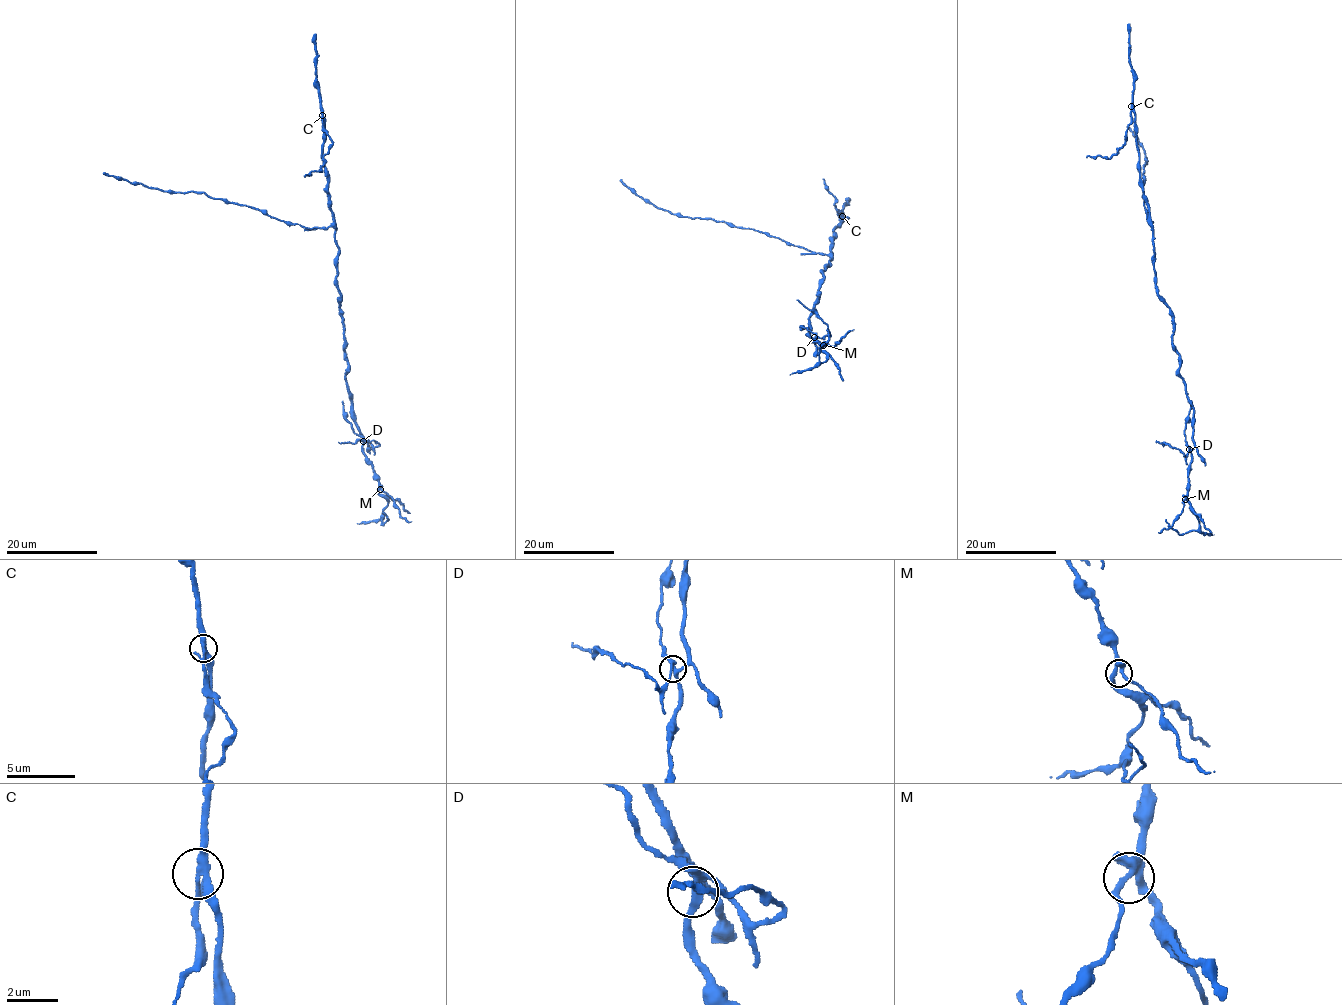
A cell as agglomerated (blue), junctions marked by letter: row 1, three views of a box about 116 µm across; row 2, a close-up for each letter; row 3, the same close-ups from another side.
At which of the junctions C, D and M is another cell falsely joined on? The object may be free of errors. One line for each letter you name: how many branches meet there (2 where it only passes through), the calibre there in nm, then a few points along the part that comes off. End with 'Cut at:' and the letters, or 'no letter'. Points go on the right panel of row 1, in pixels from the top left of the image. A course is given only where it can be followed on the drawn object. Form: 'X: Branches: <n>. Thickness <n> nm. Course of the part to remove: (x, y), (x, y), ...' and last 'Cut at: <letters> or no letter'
C: Branches: 4. Thickness 280 nm. Course of the part to remove: (1131, 107), (1125, 143), (1110, 158), (1087, 158)
Cut at: C

